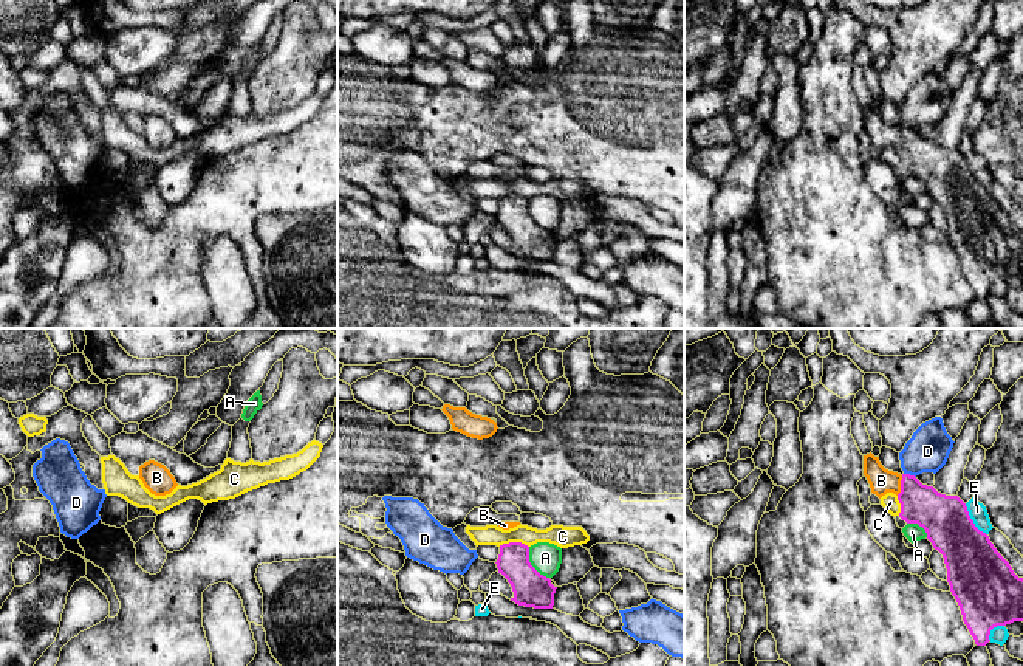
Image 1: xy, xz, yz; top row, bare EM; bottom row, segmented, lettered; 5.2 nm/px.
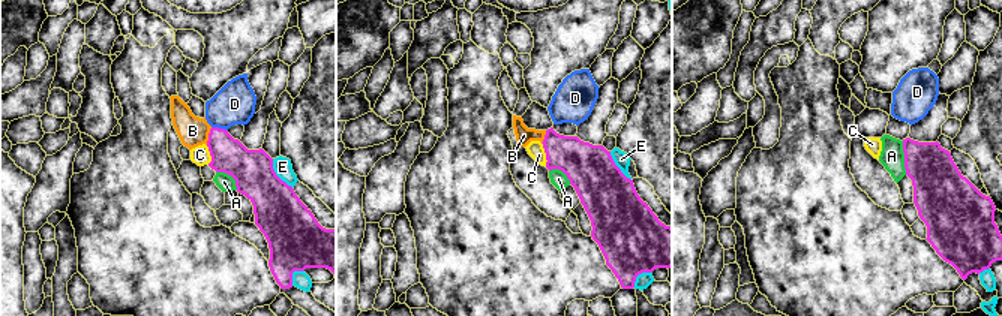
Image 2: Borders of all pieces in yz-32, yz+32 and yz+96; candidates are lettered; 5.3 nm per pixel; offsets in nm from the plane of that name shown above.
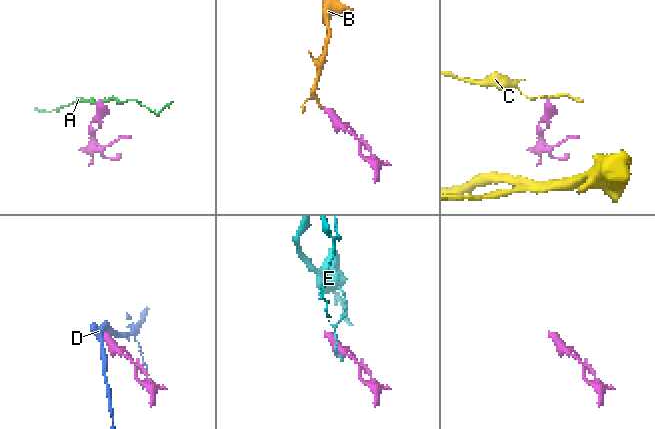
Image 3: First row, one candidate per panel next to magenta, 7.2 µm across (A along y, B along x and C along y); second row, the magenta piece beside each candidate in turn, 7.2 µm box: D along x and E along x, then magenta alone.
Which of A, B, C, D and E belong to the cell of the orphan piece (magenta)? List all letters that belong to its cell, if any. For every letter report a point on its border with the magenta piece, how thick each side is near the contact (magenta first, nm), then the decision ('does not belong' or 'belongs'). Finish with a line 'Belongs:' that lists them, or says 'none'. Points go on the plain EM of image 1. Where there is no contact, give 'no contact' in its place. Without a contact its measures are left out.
A: meets magenta in xz at (530, 217); 190 nm thick on the magenta side, 160 nm on the other; does not belong
B: meets magenta in yz at (901, 138); 220 nm thick on the magenta side, 130 nm on the other; belongs
C: meets magenta in xz at (514, 195); 180 nm thick on the magenta side, 110 nm on the other; does not belong
D: meets magenta in yz at (909, 127); 220 nm thick on the magenta side, 220 nm on the other; does not belong
E: meets magenta in yz at (972, 174); 300 nm thick on the magenta side, 90 nm on the other; does not belong
Belongs: B

